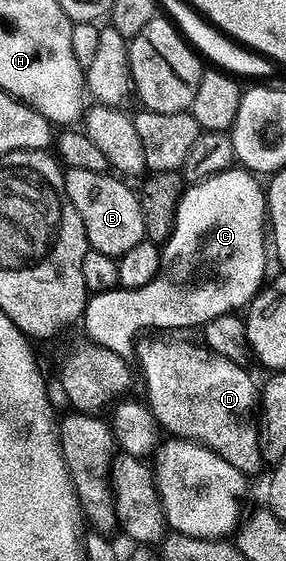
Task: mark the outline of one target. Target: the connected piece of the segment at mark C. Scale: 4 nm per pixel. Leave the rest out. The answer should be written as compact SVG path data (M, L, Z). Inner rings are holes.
M233 165L201 183L185 186L178 205L176 224L167 243L163 244L160 268L154 281L129 291L117 289L97 295L89 294L82 316L82 328L88 334L85 336L91 342L131 360L134 344L138 336L144 333L139 331L147 327L157 327L160 333L168 333L164 331L172 331L175 327L200 329L214 317L231 315L247 308L260 288L265 286L264 270L268 267L268 259L270 263L270 251L266 246L266 191L256 179L259 178L253 172Z

